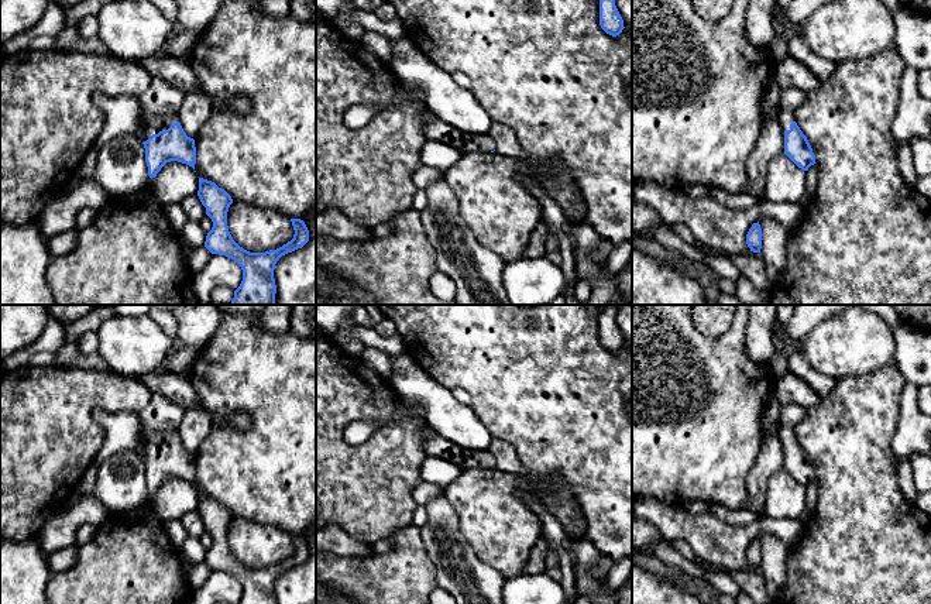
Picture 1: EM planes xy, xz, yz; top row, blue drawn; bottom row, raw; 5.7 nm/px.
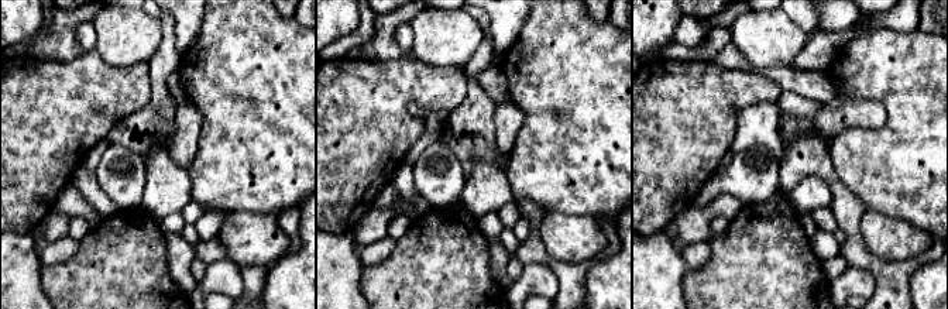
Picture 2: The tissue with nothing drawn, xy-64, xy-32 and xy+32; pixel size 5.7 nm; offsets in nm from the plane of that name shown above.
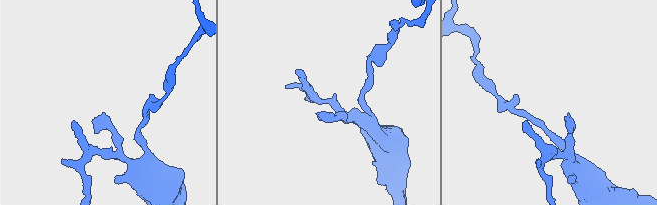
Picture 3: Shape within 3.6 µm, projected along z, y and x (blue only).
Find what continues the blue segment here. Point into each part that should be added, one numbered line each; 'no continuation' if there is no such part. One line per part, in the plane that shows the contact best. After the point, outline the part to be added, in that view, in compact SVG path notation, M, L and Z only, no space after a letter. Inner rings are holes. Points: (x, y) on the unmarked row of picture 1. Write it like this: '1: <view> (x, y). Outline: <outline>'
1: xy (160, 421). Outline: M151 394L148 406L140 413L141 456L168 446L179 437L179 423L186 409L171 402L161 394Z

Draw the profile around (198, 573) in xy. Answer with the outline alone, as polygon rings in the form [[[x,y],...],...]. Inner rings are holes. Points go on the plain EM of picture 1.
[[[205,562],[193,564],[188,573],[188,580],[192,588],[199,588],[207,580],[210,573],[212,569]]]

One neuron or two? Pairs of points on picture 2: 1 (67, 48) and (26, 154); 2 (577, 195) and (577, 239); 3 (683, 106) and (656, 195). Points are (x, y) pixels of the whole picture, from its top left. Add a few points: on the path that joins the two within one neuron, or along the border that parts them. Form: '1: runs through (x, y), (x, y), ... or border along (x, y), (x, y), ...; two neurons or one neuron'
1: border along (83, 51), (67, 61), (30, 57); two neurons
2: border along (546, 210), (590, 215), (596, 219); two neurons
3: runs through (665, 129), (662, 131), (662, 172); one neuron

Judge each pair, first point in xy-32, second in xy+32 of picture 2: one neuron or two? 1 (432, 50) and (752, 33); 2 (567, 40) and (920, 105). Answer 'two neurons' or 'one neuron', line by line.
1: one neuron
2: one neuron

